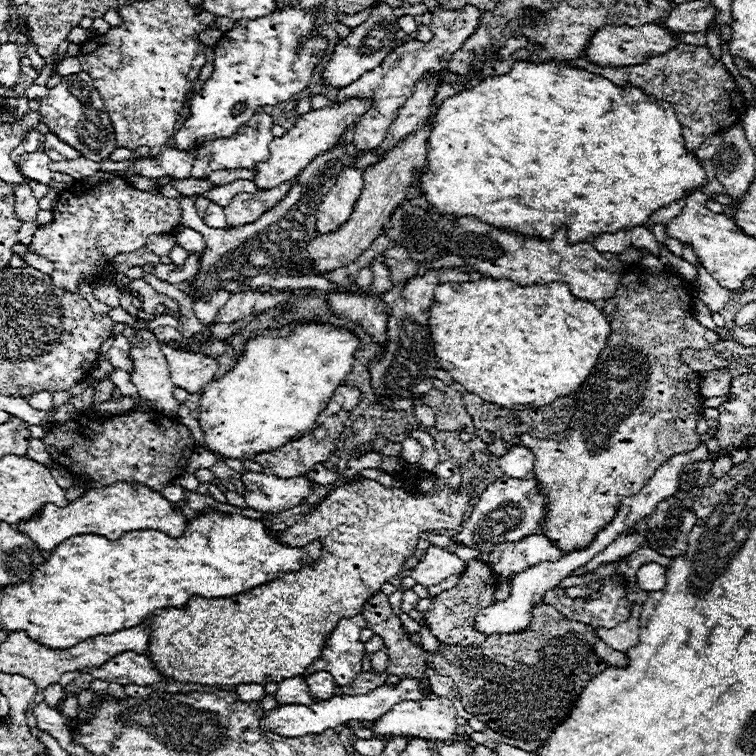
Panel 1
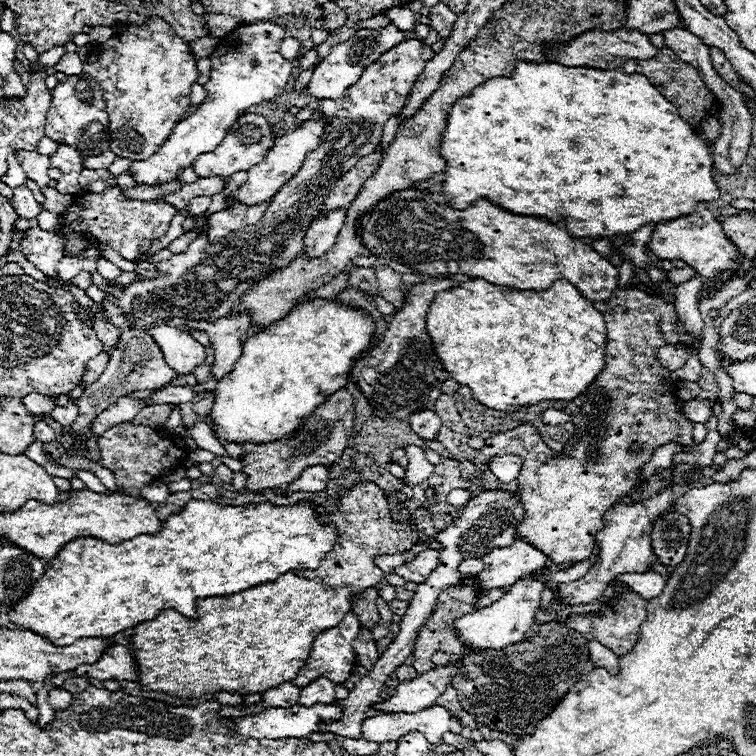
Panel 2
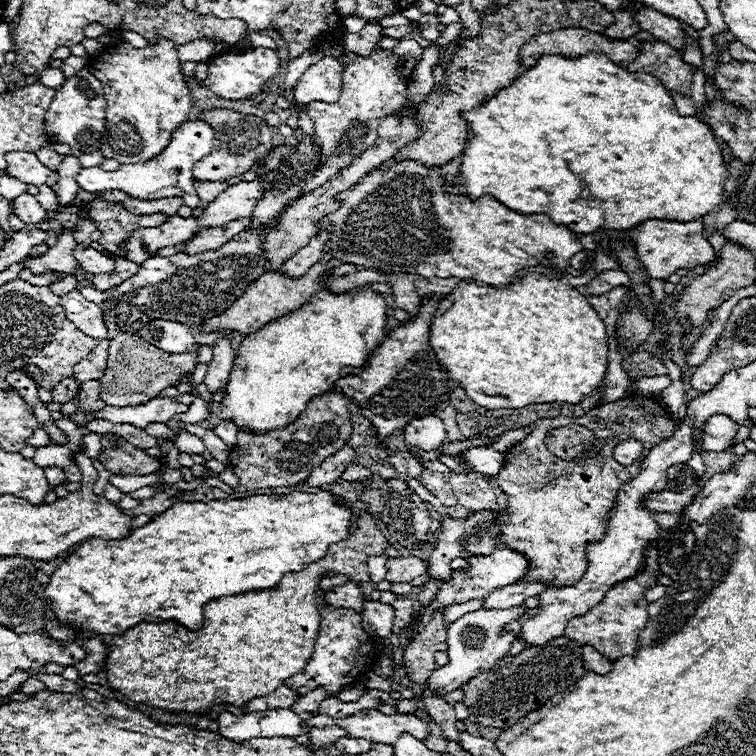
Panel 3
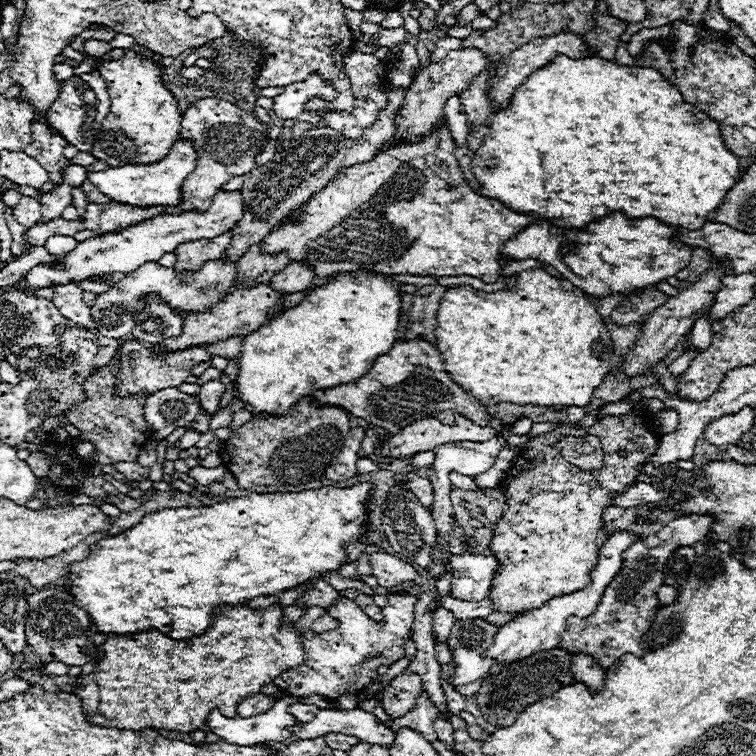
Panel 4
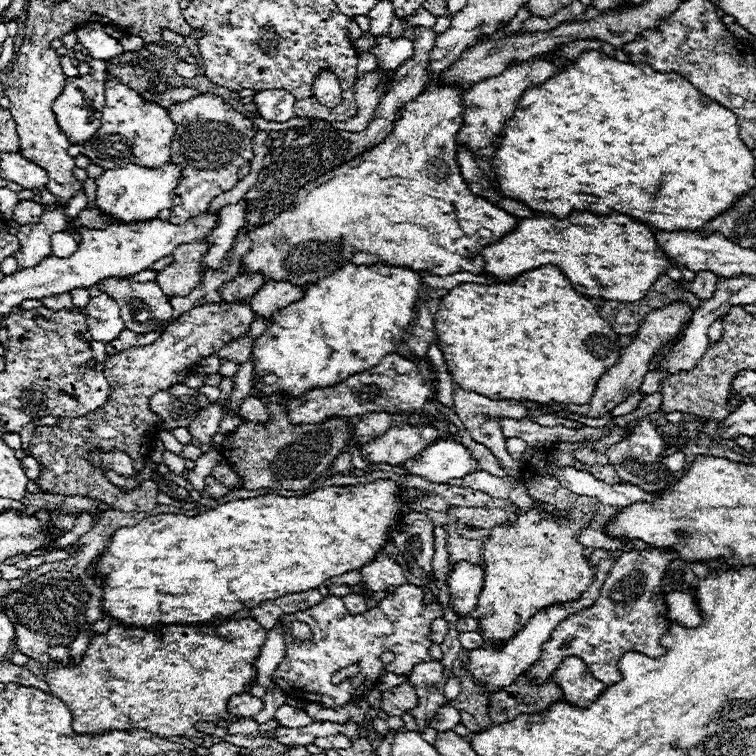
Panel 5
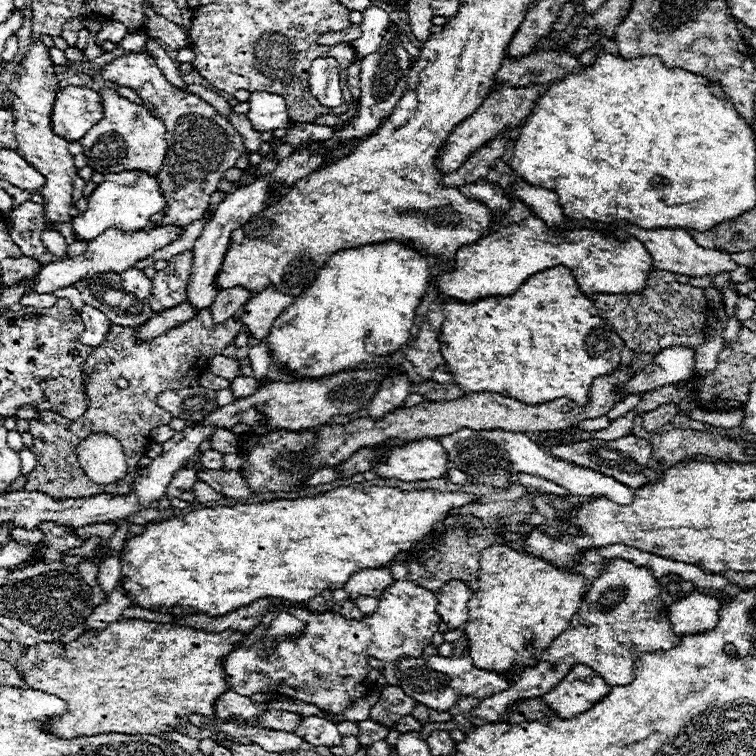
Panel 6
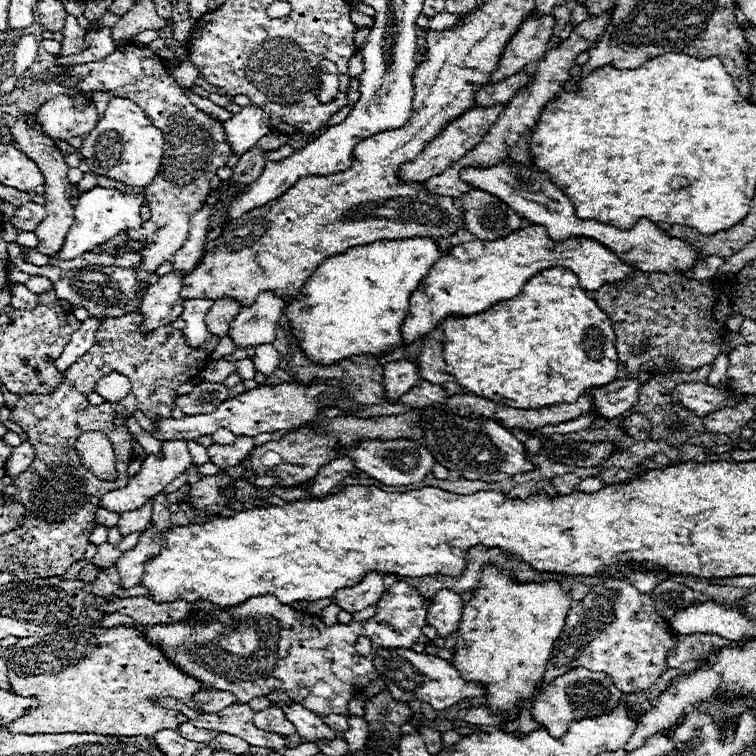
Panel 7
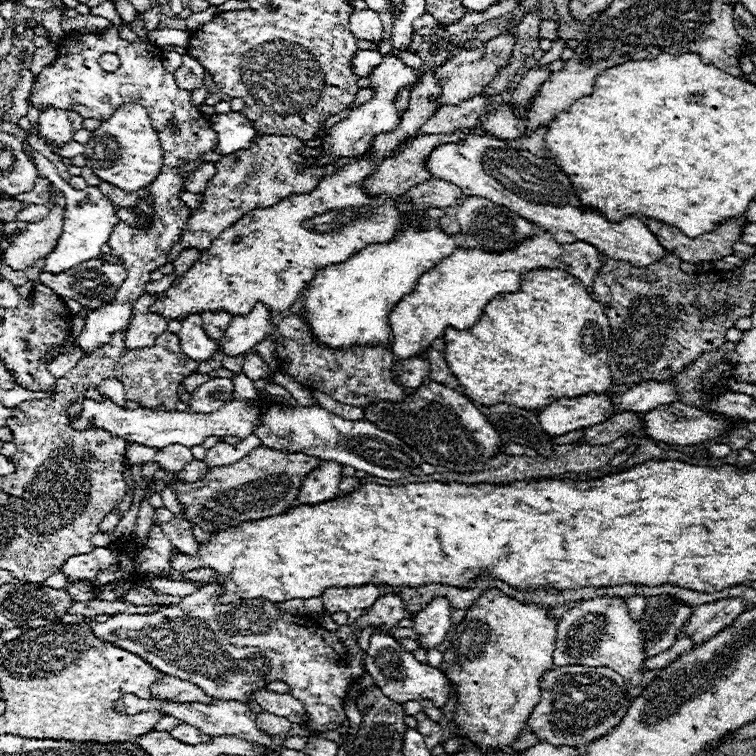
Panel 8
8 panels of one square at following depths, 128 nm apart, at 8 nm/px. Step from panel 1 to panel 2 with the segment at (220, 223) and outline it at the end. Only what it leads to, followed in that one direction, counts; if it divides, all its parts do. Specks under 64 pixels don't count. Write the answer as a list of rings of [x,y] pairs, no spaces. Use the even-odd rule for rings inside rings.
[[[196,196],[196,198],[192,198],[192,202],[190,202],[190,206],[188,206],[188,210],[190,210],[190,214],[194,216],[194,214],[204,214],[206,210],[208,210],[208,206],[210,206],[210,196]]]

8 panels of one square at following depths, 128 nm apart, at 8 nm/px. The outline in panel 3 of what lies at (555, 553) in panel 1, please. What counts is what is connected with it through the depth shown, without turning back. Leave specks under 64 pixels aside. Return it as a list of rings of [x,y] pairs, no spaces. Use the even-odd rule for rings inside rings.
[[[502,546],[500,550],[494,550],[494,552],[488,554],[488,556],[472,556],[468,562],[470,562],[468,572],[458,572],[458,570],[454,570],[452,580],[440,588],[438,600],[430,606],[424,624],[428,624],[428,620],[432,618],[434,608],[442,606],[442,604],[448,606],[448,604],[462,604],[462,602],[476,600],[476,598],[486,598],[486,596],[492,594],[494,590],[518,582],[518,580],[528,572],[528,568],[530,568],[530,560],[528,560],[522,552],[510,550],[510,548],[506,548],[506,546]]]

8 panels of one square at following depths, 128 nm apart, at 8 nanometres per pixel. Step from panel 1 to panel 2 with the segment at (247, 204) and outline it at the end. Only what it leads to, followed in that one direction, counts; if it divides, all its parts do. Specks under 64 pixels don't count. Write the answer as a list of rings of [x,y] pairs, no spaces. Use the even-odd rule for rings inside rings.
[[[272,200],[262,202],[262,204],[256,204],[256,206],[244,206],[242,202],[234,202],[230,208],[220,210],[220,212],[214,212],[210,216],[210,230],[206,232],[208,238],[210,240],[220,240],[226,234],[240,232],[246,226],[256,224],[264,216],[264,212],[268,210],[270,202]]]

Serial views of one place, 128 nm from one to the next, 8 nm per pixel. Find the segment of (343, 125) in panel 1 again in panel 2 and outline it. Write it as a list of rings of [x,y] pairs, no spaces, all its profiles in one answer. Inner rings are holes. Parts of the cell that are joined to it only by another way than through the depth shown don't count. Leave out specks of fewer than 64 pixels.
[[[314,118],[314,120],[302,122],[298,128],[290,130],[288,134],[278,136],[274,140],[272,150],[268,150],[264,162],[260,166],[252,166],[252,170],[248,170],[248,182],[242,186],[238,200],[244,204],[260,204],[264,200],[270,200],[292,176],[296,176],[296,172],[304,164],[306,154],[310,150],[316,150],[322,144],[324,134],[326,134],[326,122],[322,118]]]

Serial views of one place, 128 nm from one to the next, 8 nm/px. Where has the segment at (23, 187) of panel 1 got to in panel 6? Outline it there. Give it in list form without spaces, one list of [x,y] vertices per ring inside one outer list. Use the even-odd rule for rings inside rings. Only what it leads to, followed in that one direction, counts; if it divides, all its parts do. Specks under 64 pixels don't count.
[[[28,200],[8,212],[6,220],[10,224],[10,236],[24,256],[32,256],[40,260],[40,264],[58,260],[58,256],[50,256],[40,242],[40,232],[46,230],[46,212],[42,204]]]

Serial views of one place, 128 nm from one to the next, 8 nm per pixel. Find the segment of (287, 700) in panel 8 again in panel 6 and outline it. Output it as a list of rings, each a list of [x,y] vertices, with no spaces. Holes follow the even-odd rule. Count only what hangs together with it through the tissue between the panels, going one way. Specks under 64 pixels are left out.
[[[318,716],[302,718],[300,726],[296,728],[296,734],[304,736],[306,742],[312,746],[336,746],[342,742],[342,736],[336,730],[336,724]]]

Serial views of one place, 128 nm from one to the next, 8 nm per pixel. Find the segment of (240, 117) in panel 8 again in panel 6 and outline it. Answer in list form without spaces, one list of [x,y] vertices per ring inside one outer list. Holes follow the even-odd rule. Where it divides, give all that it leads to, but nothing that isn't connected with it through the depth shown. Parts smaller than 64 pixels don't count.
[[[252,92],[248,102],[250,102],[250,112],[246,116],[250,118],[252,126],[258,132],[276,130],[276,128],[290,128],[286,102],[280,94]]]

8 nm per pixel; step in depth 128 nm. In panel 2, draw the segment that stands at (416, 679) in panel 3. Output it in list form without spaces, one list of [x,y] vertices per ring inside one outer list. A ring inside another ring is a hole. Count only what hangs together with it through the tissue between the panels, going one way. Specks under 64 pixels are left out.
[[[464,578],[460,584],[440,592],[440,598],[436,602],[436,610],[432,610],[428,622],[422,626],[422,630],[420,630],[418,638],[416,638],[414,668],[416,668],[418,674],[424,674],[436,666],[431,660],[432,654],[436,650],[442,650],[442,652],[464,652],[464,644],[462,644],[462,640],[460,640],[460,636],[458,636],[458,632],[454,628],[454,622],[456,622],[456,618],[476,610],[478,596],[480,596],[480,586],[478,586],[476,578]]]

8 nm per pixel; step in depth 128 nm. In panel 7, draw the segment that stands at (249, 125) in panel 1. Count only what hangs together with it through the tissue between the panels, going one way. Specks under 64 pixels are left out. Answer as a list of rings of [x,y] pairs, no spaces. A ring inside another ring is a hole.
[[[134,44],[116,46],[110,56],[98,62],[74,66],[70,78],[78,80],[78,86],[82,88],[80,94],[86,100],[90,100],[88,94],[104,90],[112,90],[120,98],[132,98],[164,134],[164,158],[160,174],[146,188],[152,218],[146,220],[138,230],[126,230],[132,240],[148,240],[148,246],[140,252],[144,262],[136,268],[138,282],[142,290],[146,290],[146,280],[156,266],[170,260],[172,254],[186,242],[190,218],[204,206],[204,200],[210,194],[210,180],[216,176],[216,170],[224,166],[226,158],[232,156],[232,148],[226,140],[224,126],[188,100],[184,90],[166,74],[162,58],[148,48],[136,48]]]

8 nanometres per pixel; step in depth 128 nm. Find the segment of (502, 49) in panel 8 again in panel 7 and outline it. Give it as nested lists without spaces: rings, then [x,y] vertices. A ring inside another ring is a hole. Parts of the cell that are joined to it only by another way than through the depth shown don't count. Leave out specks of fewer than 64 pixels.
[[[544,14],[544,16],[530,16],[526,22],[520,26],[520,30],[512,36],[512,40],[504,46],[502,58],[498,62],[496,72],[492,74],[490,82],[498,82],[506,76],[516,74],[530,62],[538,62],[546,54],[546,44],[550,42],[552,28],[554,28],[554,16]]]

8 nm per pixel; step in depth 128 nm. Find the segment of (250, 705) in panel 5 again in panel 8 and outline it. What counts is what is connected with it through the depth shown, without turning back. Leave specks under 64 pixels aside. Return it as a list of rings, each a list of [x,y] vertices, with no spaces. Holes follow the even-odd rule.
[[[164,676],[162,680],[158,680],[152,686],[152,694],[156,698],[166,698],[166,700],[174,700],[174,702],[204,702],[204,704],[208,704],[214,700],[198,686],[184,682],[180,678],[174,678],[174,676]]]

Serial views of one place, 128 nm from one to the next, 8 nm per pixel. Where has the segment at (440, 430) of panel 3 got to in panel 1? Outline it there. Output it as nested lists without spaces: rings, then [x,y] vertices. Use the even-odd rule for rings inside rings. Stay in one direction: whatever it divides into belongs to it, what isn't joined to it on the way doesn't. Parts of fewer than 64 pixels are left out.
[[[416,406],[414,408],[414,416],[416,416],[416,420],[418,420],[418,424],[420,426],[434,426],[434,422],[436,422],[436,416],[434,416],[434,410],[430,408],[430,406]]]

